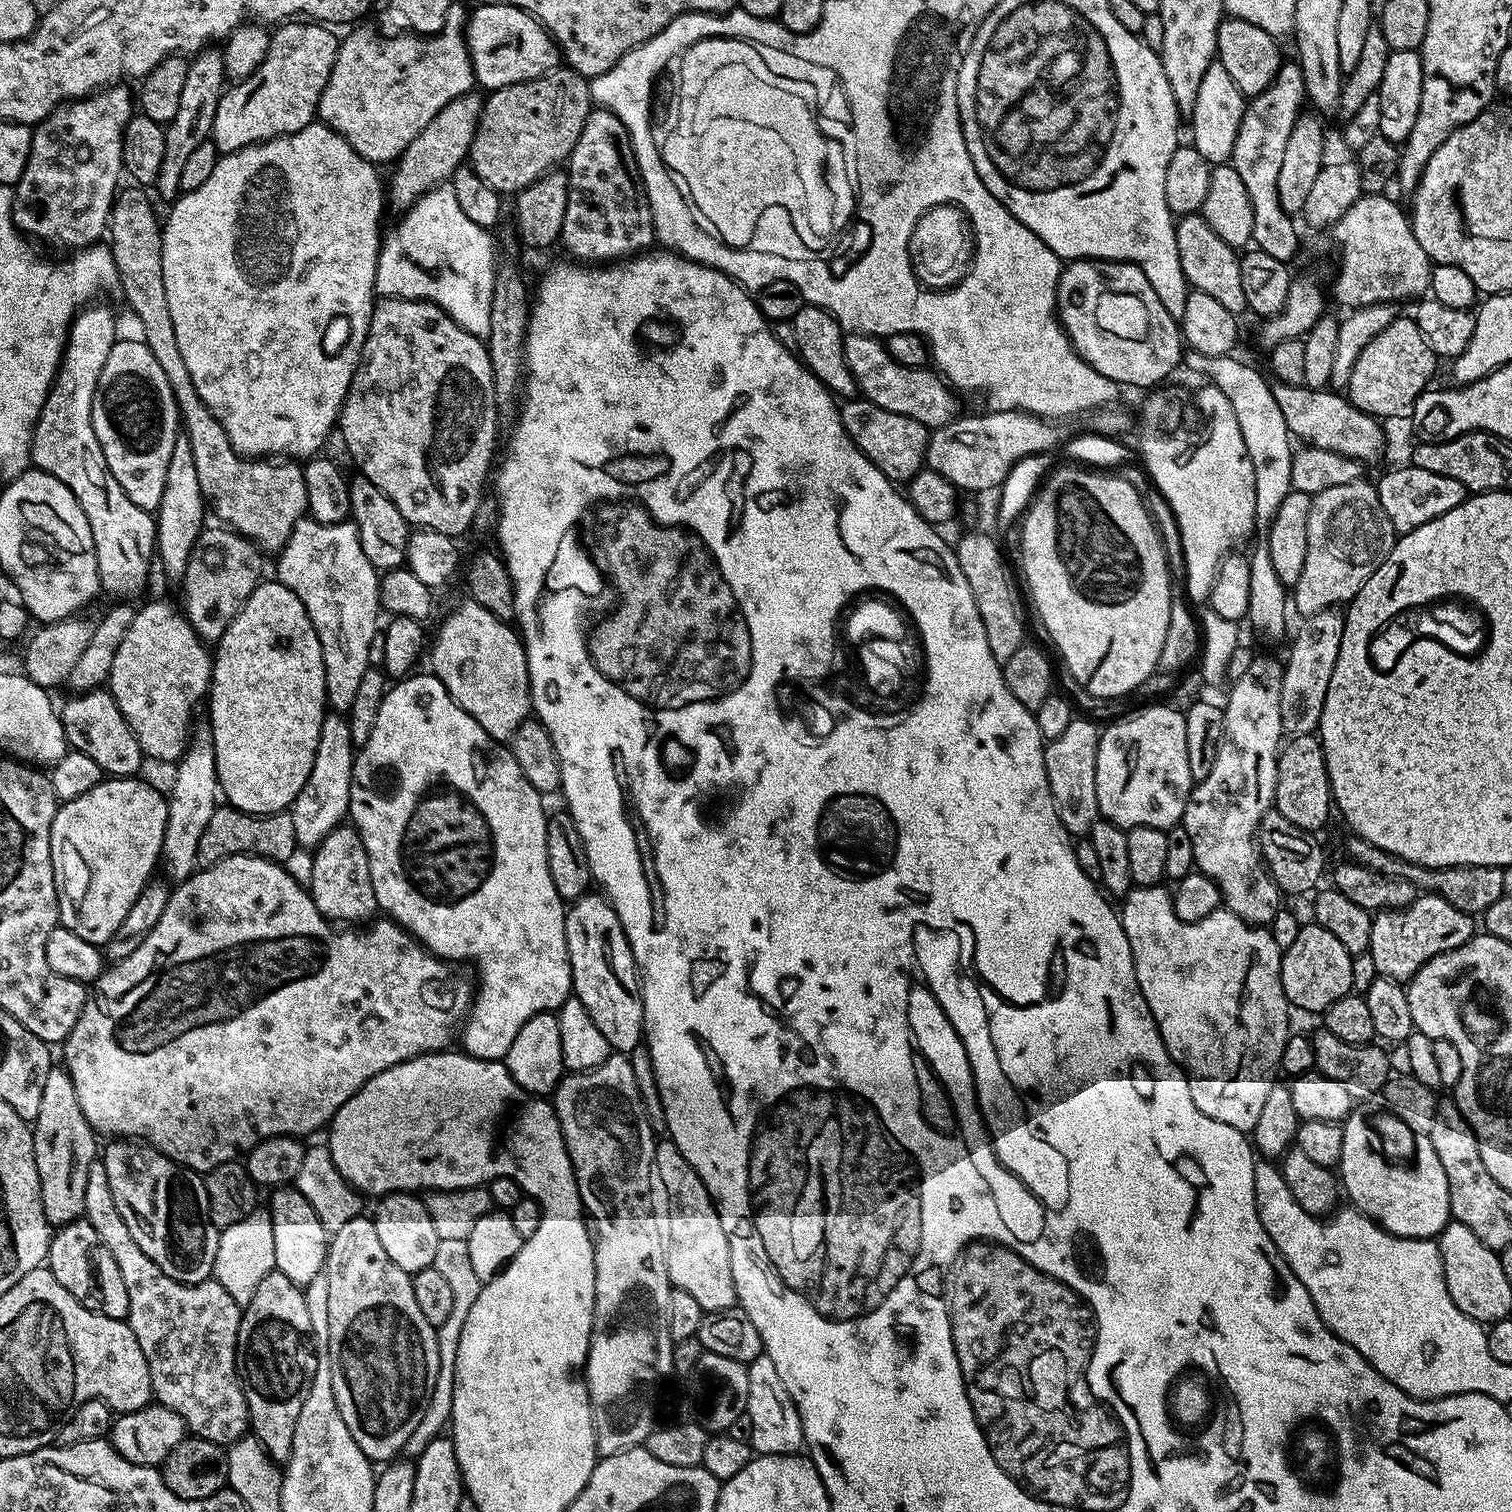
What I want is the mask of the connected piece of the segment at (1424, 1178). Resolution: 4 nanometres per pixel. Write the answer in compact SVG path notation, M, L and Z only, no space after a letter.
M1353 1110L1343 1121L1342 1154L1338 1165L1338 1176L1343 1191L1351 1203L1365 1216L1376 1221L1380 1227L1395 1236L1405 1236L1411 1240L1431 1240L1439 1237L1452 1215L1450 1210L1450 1190L1446 1182L1446 1170L1434 1154L1434 1146L1426 1134L1410 1130L1391 1112L1360 1112Z

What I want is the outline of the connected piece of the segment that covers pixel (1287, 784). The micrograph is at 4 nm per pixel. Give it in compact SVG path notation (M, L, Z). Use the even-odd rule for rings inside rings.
M1319 735L1293 736L1281 747L1276 761L1278 762L1278 782L1276 783L1275 811L1282 814L1289 822L1294 822L1304 832L1319 833L1319 828L1328 820L1328 815L1333 815L1332 787L1328 781L1326 758L1320 745Z

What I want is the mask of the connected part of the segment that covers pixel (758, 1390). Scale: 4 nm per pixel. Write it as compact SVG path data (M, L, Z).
M768 1355L754 1358L754 1362L748 1365L748 1377L750 1378L750 1394L748 1395L748 1414L751 1419L753 1436L750 1441L753 1453L761 1456L791 1456L799 1453L805 1447L804 1427L800 1411L796 1409L796 1403L790 1398L782 1378L778 1378L778 1369L774 1362L770 1362Z

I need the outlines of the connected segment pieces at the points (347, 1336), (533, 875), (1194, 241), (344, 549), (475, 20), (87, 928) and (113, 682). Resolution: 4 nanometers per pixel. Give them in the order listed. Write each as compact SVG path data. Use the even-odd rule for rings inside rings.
M361 1214L346 1222L346 1226L331 1233L328 1242L330 1370L334 1402L338 1402L338 1414L342 1414L346 1430L354 1434L354 1442L358 1442L369 1460L388 1462L403 1453L405 1442L422 1422L426 1406L430 1406L430 1394L434 1394L434 1382L438 1379L438 1342L436 1329L426 1322L414 1299L411 1275L390 1262L378 1239L378 1230L374 1230L374 1219L366 1216Z
M409 674L403 678L397 679L395 683L389 687L382 698L382 706L378 710L378 718L374 722L374 730L370 730L370 738L355 753L352 762L352 785L350 786L350 802L348 803L348 816L354 825L356 833L362 838L362 846L366 846L366 858L370 862L370 882L374 886L374 898L376 899L376 907L387 919L393 920L394 923L407 930L413 938L420 941L428 951L440 957L442 960L449 962L461 962L460 960L469 960L476 967L475 979L478 981L478 987L474 992L472 1007L469 1008L466 1019L462 1024L462 1036L464 1032L463 1051L474 1058L482 1058L483 1060L499 1060L503 1061L504 1055L510 1050L510 1042L514 1042L514 1038L518 1038L518 1030L522 1030L522 1026L526 1026L526 1022L530 1022L530 1018L534 1018L534 1014L542 1014L543 1012L556 1012L564 1005L564 1001L573 995L572 991L572 971L570 970L570 958L568 957L568 947L566 946L566 930L564 929L564 917L566 915L565 901L560 899L558 890L554 890L554 878L550 878L550 866L546 858L546 826L548 825L548 816L544 812L544 804L542 794L538 790L534 790L534 786L530 786L530 782L526 778L526 774L522 774L522 766L518 766L518 762L514 758L511 747L500 746L494 738L490 738L490 734L486 734L486 730L482 730L482 726L478 726L478 722L474 722L474 718L470 718L470 714L461 712L457 709L454 698L450 698L450 694L446 690L446 686L442 686L442 682L437 676L425 674L425 676L416 676L417 674Z
M1200 214L1179 217L1175 221L1176 241L1178 242L1178 254L1175 259L1180 263L1180 272L1192 283L1191 287L1202 294L1210 294L1210 298L1217 300L1226 310L1237 314L1248 312L1246 294L1242 290L1242 270L1240 269L1240 256L1237 249L1228 245L1210 228Z
M311 518L297 522L277 560L280 561L276 564L275 579L290 590L294 590L294 594L298 594L298 602L306 606L306 614L318 634L326 674L327 707L333 712L347 714L350 706L354 706L362 674L366 674L366 670L370 667L371 660L368 659L372 656L372 643L374 648L378 640L376 615L381 615L382 612L378 569L370 562L370 558L366 558L366 554L362 554L362 542L358 538L355 524L351 522L323 524Z
M506 2L480 4L473 12L471 9L466 20L466 39L476 84L488 92L497 92L502 86L510 86L514 82L526 82L530 78L538 78L550 70L561 67L562 64L560 50L556 47L552 35L529 12L518 6L510 6Z
M105 778L94 790L86 790L73 800L63 801L50 826L50 854L56 879L56 897L60 903L60 924L74 930L78 938L97 946L107 945L122 918L138 902L138 894L153 879L158 868L168 817L168 800L152 784L141 778Z
M152 600L149 604L139 605L136 608L136 617L134 622L130 622L130 626L126 630L126 638L122 638L122 643L118 645L118 654L114 654L114 666L110 666L110 674L108 675L107 687L112 693L114 702L118 702L118 710L122 710L122 718L126 718L126 722L130 726L130 730L138 738L141 748L144 749L145 757L149 761L152 760L172 760L179 761L188 748L188 738L192 734L194 727L194 715L192 711L196 708L196 703L203 701L207 697L208 689L212 683L212 658L213 653L206 647L204 641L198 638L198 634L190 626L190 622L184 617L183 611L178 610L172 604L167 604L164 600Z

